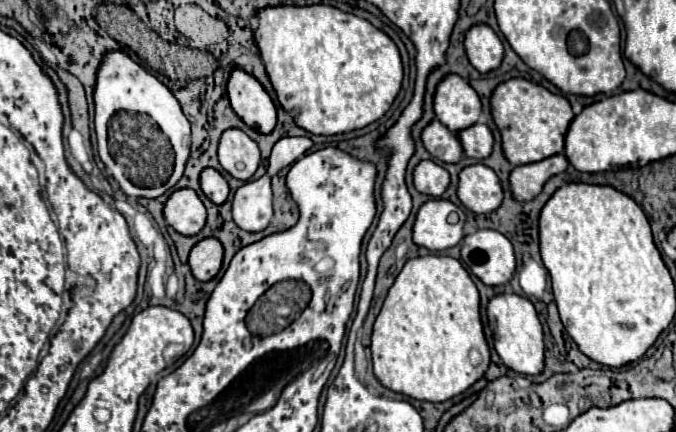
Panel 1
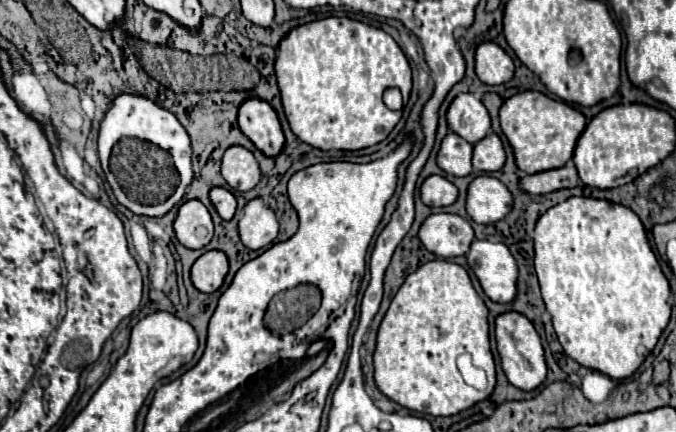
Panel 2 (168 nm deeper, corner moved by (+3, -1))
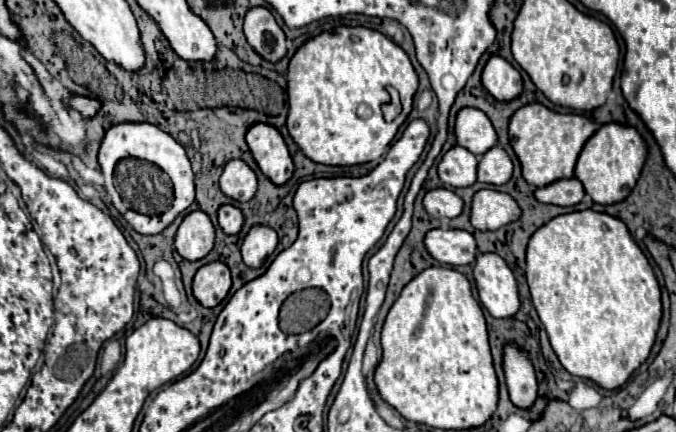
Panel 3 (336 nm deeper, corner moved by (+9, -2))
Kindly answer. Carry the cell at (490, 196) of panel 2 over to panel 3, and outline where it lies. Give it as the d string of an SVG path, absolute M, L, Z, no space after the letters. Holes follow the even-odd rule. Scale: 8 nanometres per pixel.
M480 190L472 202L470 222L476 230L498 230L520 218L520 206L510 194L498 190Z

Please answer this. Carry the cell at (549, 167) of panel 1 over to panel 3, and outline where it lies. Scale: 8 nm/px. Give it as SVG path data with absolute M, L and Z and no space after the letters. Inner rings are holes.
M558 180L546 188L538 188L534 192L538 202L544 204L556 204L556 206L576 206L584 198L584 186L580 180Z

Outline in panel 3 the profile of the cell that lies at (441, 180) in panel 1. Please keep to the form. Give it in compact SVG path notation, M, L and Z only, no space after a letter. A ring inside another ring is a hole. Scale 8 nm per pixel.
M436 188L424 196L424 208L434 218L456 218L462 214L464 202L452 190Z

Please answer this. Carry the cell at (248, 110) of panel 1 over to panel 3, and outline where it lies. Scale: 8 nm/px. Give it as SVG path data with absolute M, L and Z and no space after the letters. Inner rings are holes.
M254 124L246 134L246 142L258 168L264 176L268 176L268 180L272 180L276 186L282 186L292 178L294 162L284 138L274 126Z

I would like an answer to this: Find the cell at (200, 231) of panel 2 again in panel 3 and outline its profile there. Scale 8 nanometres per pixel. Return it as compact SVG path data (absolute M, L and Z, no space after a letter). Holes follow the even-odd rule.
M202 210L190 212L178 228L174 246L176 246L176 252L190 262L196 262L208 256L214 246L214 226L208 214Z

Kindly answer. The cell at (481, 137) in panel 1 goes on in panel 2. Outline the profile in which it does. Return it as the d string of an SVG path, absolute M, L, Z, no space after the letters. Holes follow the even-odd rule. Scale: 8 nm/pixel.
M496 133L486 135L482 143L474 145L474 155L472 155L472 165L478 171L498 171L506 161L502 141Z

